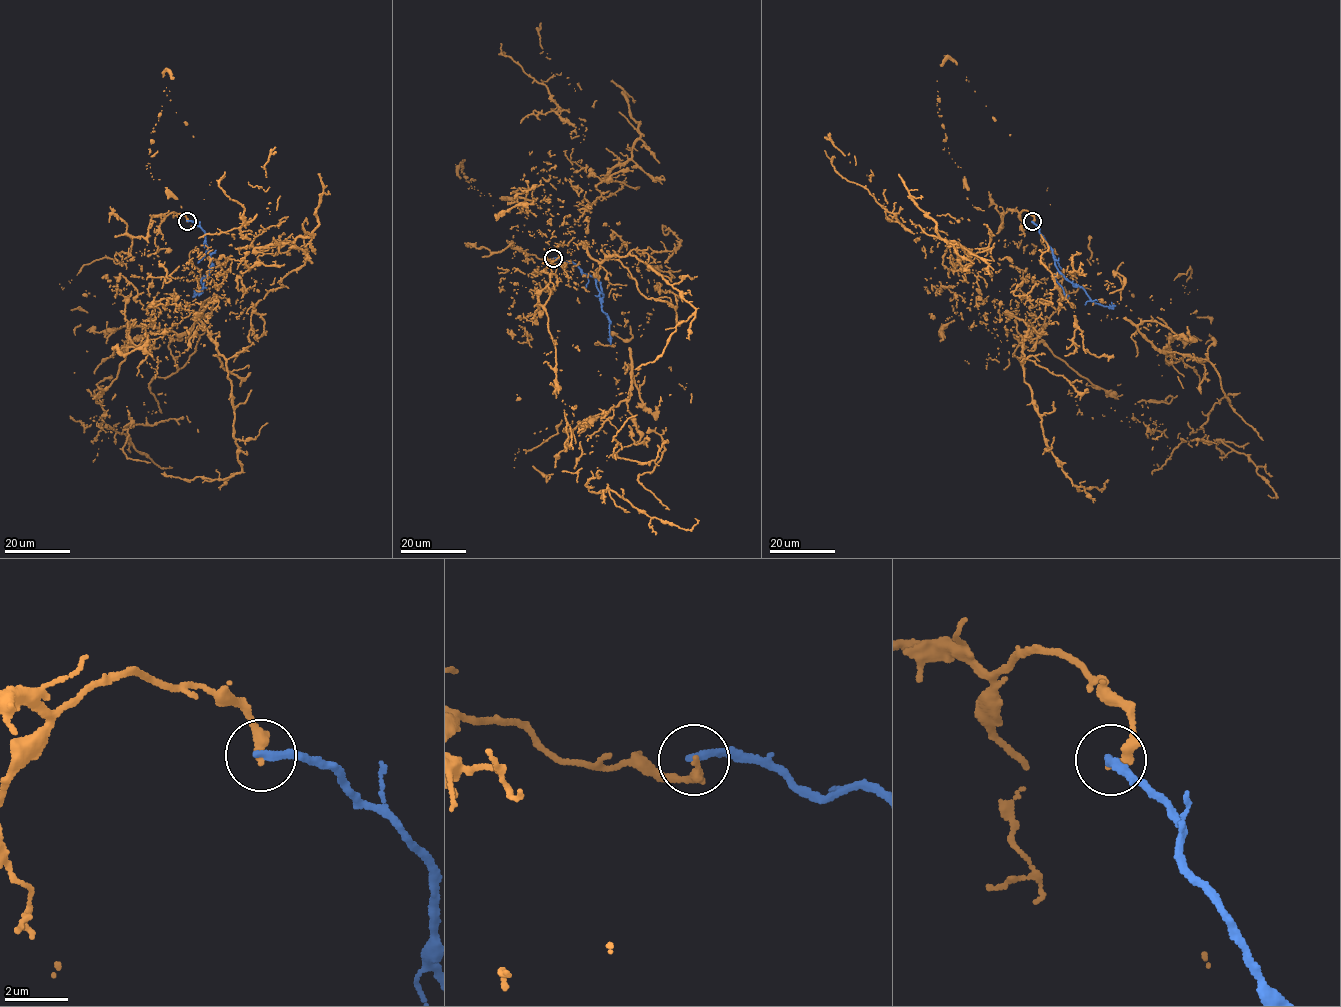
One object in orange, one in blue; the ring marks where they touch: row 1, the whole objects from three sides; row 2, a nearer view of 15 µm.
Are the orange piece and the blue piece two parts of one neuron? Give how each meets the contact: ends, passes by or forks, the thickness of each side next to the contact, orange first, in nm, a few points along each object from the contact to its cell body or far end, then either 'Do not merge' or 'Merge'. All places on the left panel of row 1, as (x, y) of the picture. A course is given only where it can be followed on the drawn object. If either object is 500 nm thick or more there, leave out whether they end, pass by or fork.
At the ring orange ends. At the ring blue ends. Thickness 320 nm (orange) against 260 nm. Course of orange: (187, 221), (120, 255), (147, 339), (247, 313), (86, 330), (64, 288), (126, 269). Course of blue: (187, 221), (193, 221), (205, 233), (212, 265), (202, 278), (202, 291), (195, 295), (194, 290). Do not merge

